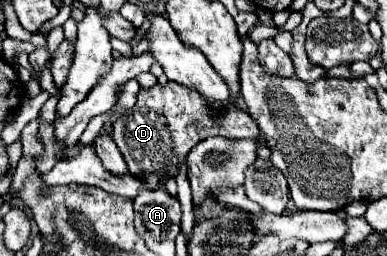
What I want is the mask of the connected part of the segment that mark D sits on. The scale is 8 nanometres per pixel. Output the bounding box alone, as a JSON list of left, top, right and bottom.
[112,81,260,189]

